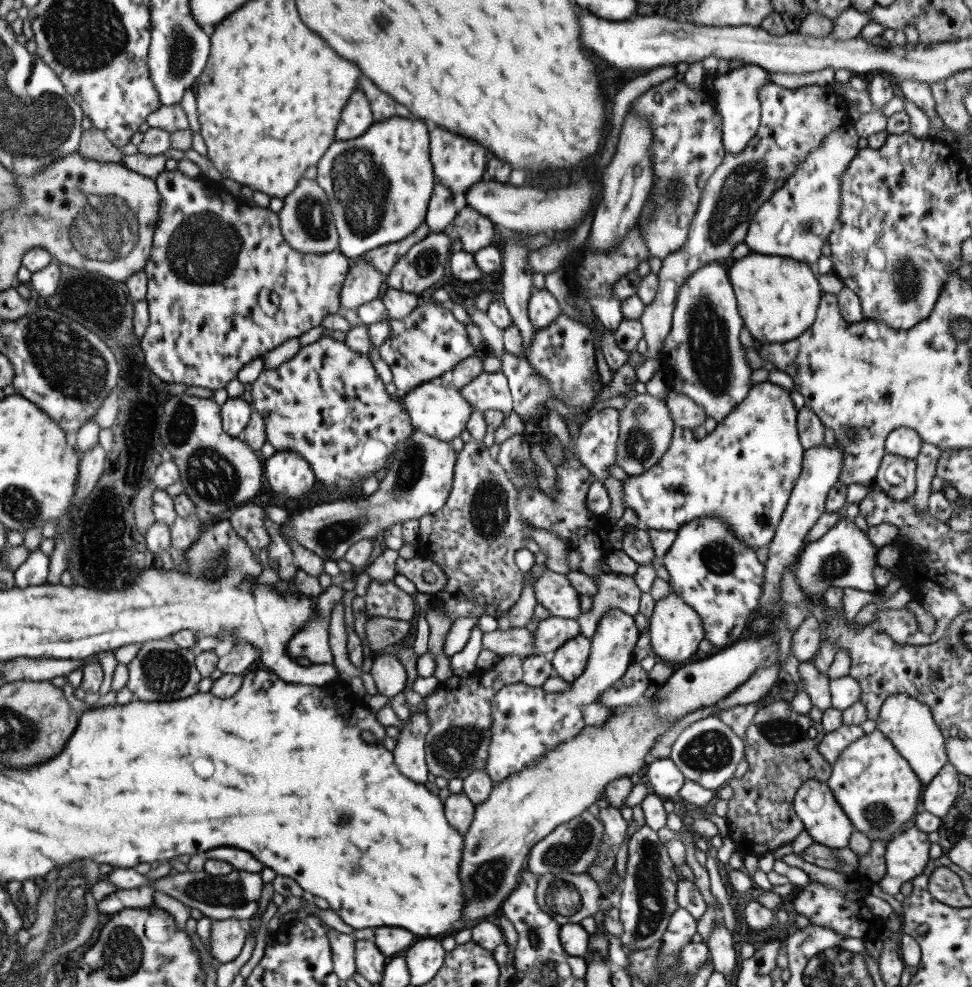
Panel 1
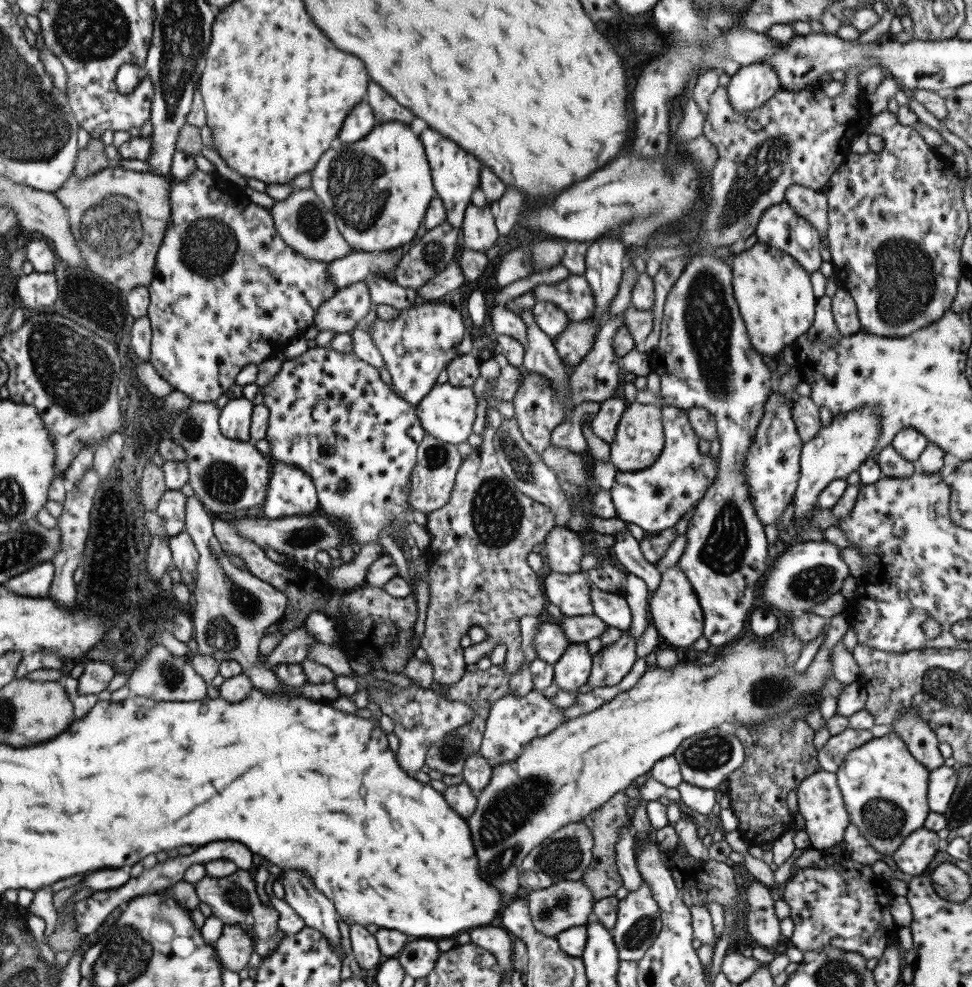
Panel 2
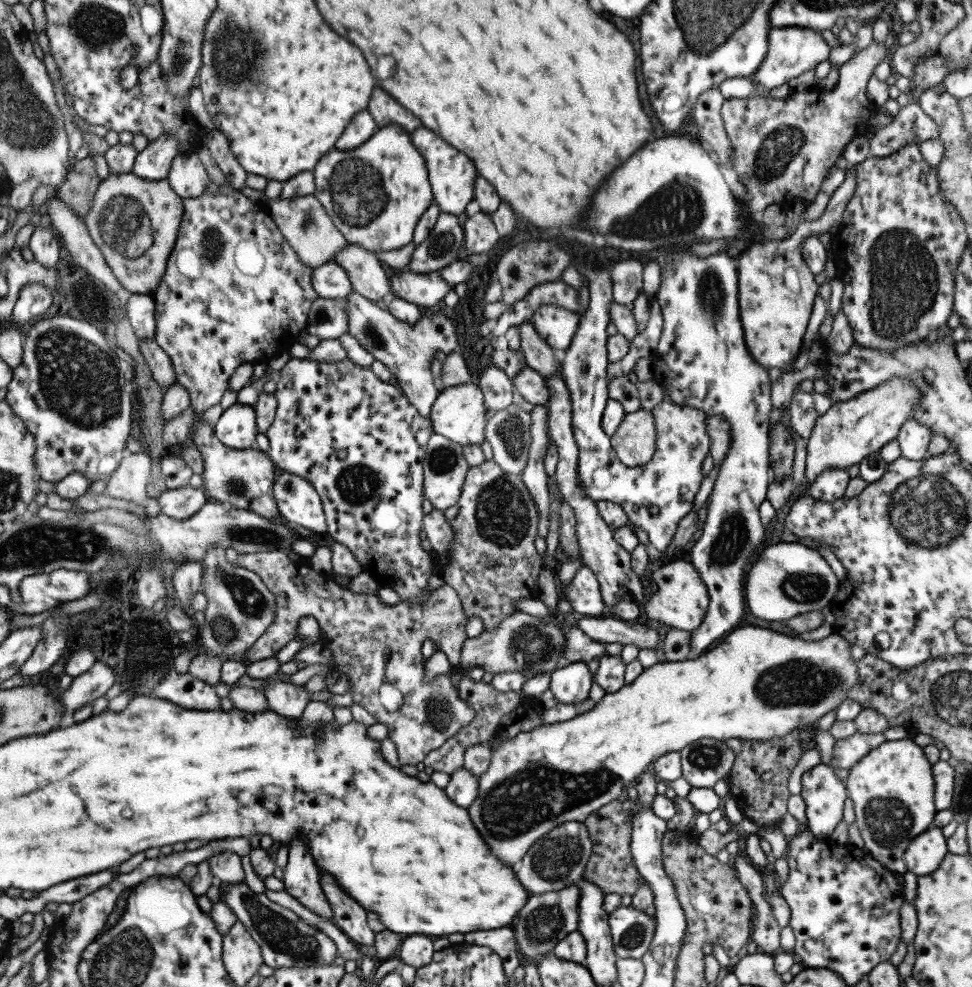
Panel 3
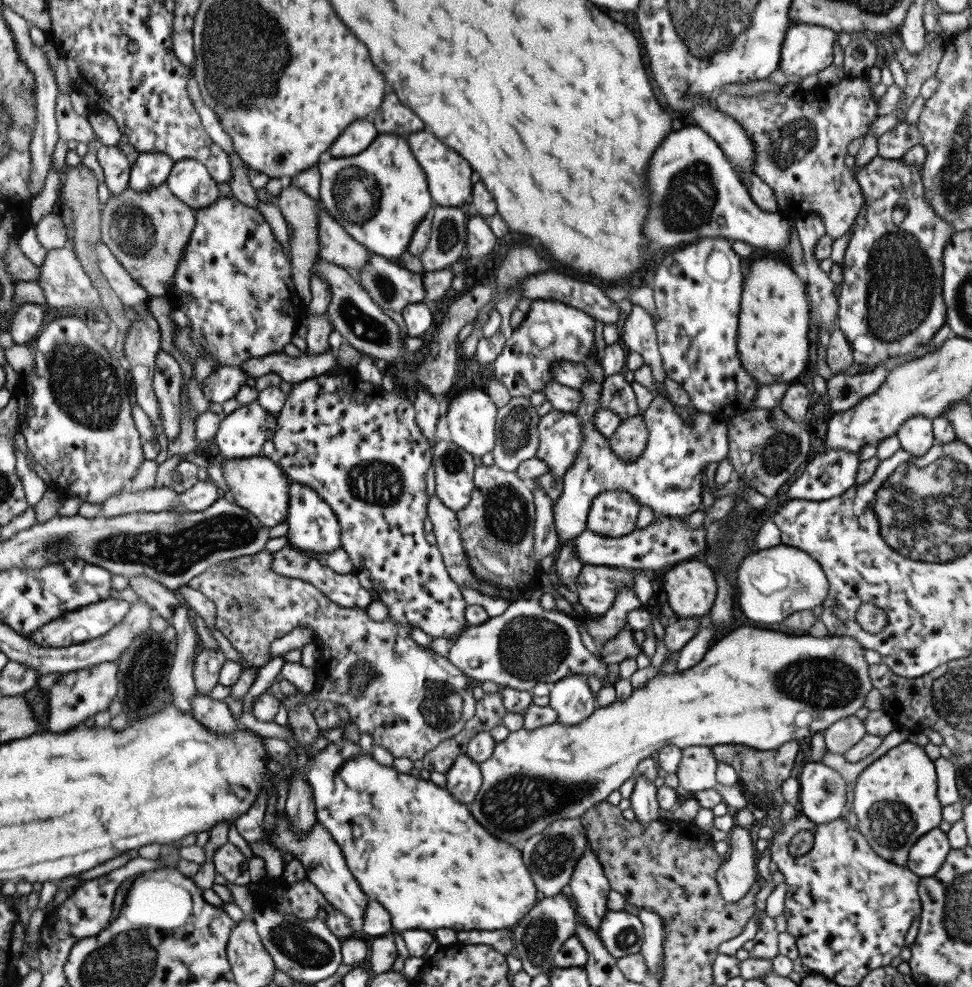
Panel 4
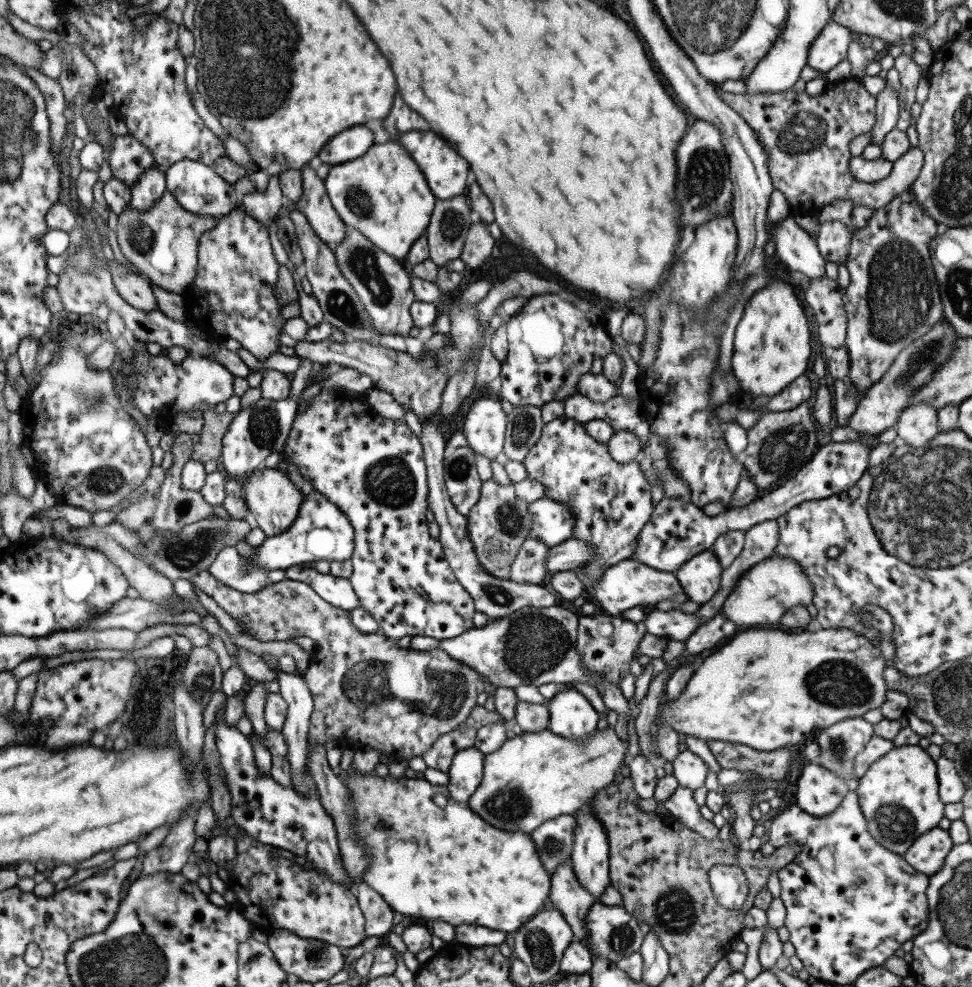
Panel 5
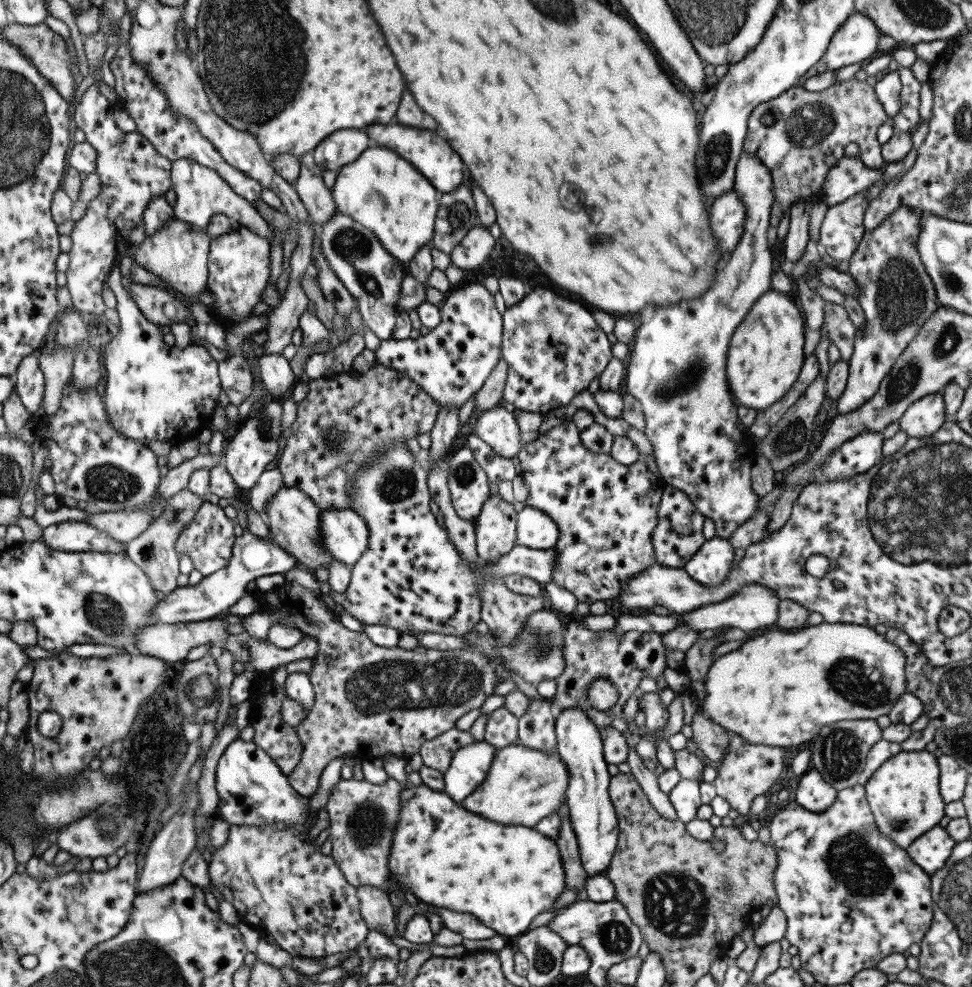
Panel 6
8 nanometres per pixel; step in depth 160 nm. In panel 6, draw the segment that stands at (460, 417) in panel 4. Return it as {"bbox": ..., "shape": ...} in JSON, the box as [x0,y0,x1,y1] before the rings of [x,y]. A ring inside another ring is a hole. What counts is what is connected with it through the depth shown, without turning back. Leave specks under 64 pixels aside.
{"bbox":[473,404,523,458],"shape":[[[501,404],[477,416],[473,433],[485,441],[497,456],[512,458],[523,446],[520,444],[517,420]]]}

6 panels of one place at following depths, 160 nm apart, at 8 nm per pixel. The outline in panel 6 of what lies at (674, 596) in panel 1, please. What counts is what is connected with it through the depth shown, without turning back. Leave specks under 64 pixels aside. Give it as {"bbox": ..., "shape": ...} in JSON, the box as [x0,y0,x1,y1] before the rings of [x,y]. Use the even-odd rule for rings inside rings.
{"bbox":[682,536,733,586],"shape":[[[714,536],[695,551],[682,569],[699,584],[717,586],[732,568],[733,550],[727,539]]]}

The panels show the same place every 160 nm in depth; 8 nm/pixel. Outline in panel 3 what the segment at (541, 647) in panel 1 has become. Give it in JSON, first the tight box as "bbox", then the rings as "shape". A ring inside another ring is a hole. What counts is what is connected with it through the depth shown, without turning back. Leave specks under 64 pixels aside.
{"bbox":[577,616,659,650],"shape":[[[611,616],[583,617],[577,620],[577,627],[589,639],[599,643],[635,644],[639,650],[655,650],[659,644],[654,624],[634,625]]]}

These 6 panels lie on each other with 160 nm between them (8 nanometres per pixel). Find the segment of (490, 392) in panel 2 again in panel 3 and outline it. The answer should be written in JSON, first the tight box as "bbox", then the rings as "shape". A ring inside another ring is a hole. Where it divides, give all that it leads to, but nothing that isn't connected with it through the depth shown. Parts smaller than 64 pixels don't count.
{"bbox":[512,367,548,405],"shape":[[[523,367],[512,378],[512,388],[529,404],[545,405],[548,401],[548,388],[544,377],[531,367]]]}

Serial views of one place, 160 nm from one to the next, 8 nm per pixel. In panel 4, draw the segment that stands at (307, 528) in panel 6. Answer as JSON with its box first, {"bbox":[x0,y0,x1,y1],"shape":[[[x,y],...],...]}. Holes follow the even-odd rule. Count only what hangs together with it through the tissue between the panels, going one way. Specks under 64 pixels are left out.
{"bbox":[221,454,289,528],"shape":[[[261,454],[247,458],[221,459],[221,474],[227,485],[228,497],[237,506],[244,508],[263,526],[271,528],[285,520],[288,505],[289,480],[275,463],[274,458]]]}

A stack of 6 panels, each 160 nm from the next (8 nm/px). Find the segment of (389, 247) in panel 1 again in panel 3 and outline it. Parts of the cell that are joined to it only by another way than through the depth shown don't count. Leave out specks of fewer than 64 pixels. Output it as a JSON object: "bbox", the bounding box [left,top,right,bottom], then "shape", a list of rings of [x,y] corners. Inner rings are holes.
{"bbox":[311,262,350,299],"shape":[[[332,262],[321,264],[311,272],[311,287],[322,299],[345,297],[350,293],[350,282],[341,266]]]}

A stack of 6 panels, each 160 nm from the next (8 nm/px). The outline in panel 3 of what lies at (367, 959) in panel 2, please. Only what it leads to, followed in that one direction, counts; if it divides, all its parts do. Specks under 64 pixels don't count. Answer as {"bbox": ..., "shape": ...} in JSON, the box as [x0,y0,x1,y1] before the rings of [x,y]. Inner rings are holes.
{"bbox":[320,872,374,946],"shape":[[[320,872],[321,892],[332,910],[332,923],[359,946],[371,946],[374,932],[366,924],[366,910],[353,901],[326,872]]]}

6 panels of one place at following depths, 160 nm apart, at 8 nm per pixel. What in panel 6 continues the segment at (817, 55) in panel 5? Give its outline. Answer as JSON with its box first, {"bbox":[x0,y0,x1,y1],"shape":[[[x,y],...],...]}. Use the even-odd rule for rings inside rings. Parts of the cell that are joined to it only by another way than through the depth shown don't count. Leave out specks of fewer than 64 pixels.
{"bbox":[821,13,881,71],"shape":[[[853,13],[833,32],[821,62],[832,71],[861,62],[873,56],[881,35],[866,16]]]}

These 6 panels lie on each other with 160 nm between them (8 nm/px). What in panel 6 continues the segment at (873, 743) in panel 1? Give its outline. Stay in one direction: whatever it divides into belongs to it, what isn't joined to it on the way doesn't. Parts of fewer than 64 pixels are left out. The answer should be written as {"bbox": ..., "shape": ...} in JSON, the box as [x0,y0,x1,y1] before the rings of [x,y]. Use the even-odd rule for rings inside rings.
{"bbox":[864,749,944,849],"shape":[[[924,749],[901,751],[865,781],[864,795],[878,831],[899,848],[906,849],[918,836],[938,824],[944,816],[944,801],[938,791],[937,758]]]}

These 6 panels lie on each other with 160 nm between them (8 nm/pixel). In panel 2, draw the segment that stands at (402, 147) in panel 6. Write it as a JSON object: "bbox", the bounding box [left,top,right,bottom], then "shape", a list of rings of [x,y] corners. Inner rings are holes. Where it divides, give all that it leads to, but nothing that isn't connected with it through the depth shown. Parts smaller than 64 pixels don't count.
{"bbox":[418,127,483,230],"shape":[[[429,127],[423,129],[418,137],[430,167],[430,178],[435,195],[441,200],[441,204],[445,208],[446,221],[453,228],[459,230],[465,208],[470,205],[471,194],[473,194],[473,190],[479,187],[479,174],[483,166],[471,154]]]}

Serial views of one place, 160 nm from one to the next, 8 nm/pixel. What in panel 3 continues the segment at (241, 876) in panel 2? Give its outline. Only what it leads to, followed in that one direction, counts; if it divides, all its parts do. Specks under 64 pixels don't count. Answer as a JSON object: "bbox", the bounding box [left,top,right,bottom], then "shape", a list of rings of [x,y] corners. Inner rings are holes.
{"bbox":[219,883,336,969],"shape":[[[219,883],[219,901],[225,903],[231,912],[241,922],[251,938],[257,943],[262,963],[272,969],[289,968],[291,965],[306,967],[313,963],[331,964],[336,951],[335,943],[316,927],[313,927],[297,917],[289,909],[282,910],[270,902],[264,894],[253,894],[245,885],[238,883]]]}

